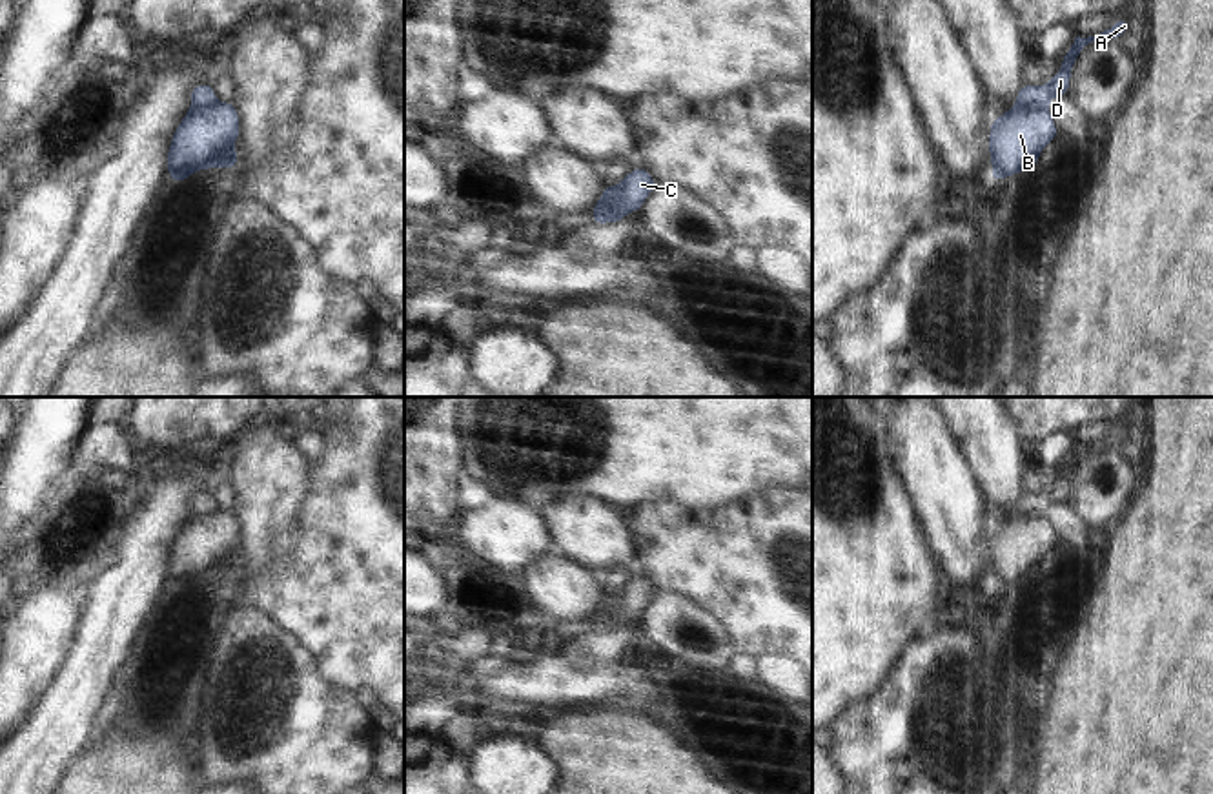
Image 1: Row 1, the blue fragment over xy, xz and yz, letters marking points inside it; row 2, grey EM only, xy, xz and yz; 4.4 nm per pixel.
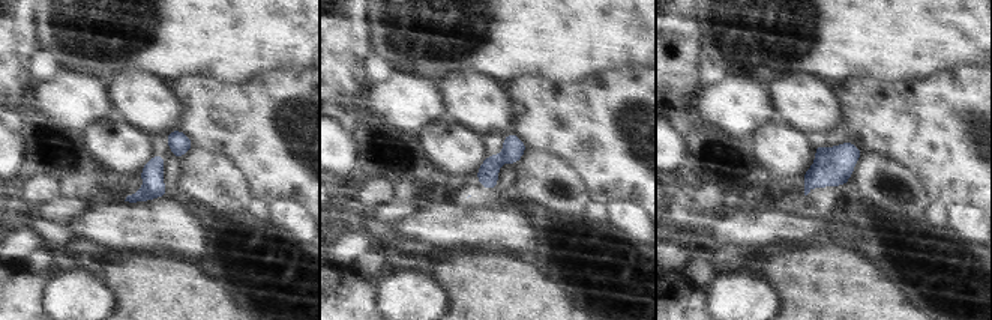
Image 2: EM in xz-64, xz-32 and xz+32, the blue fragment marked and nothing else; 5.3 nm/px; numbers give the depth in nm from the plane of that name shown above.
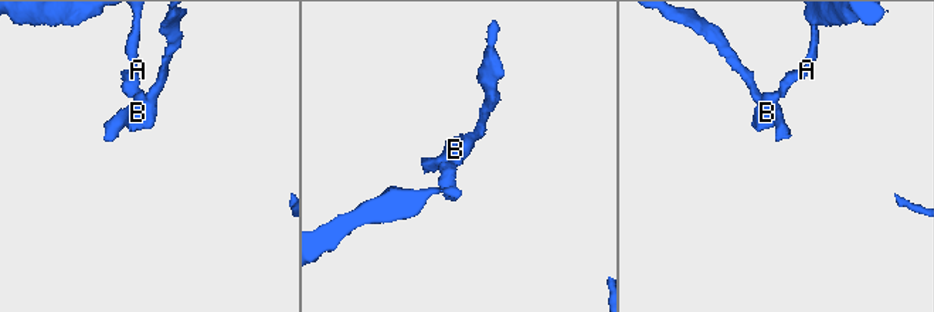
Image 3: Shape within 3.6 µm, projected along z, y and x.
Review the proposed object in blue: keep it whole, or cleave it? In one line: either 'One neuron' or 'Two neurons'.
Two neurons

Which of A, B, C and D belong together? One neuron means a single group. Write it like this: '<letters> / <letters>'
A D / B C

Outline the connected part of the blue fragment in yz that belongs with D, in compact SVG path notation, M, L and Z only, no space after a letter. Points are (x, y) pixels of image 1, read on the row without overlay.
M1100 443L1087 444L1087 446L1076 444L1069 459L1062 464L1060 479L1044 494L1036 495L1036 494L1024 492L1016 499L1016 514L1018 515L1047 515L1055 504L1067 503L1071 479L1078 463L1084 459L1087 452L1098 448L1098 444Z

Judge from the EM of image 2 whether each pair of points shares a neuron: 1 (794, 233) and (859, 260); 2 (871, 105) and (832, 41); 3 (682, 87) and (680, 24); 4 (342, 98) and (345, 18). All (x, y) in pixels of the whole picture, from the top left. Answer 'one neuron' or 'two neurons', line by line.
1: two neurons
2: two neurons
3: one neuron
4: one neuron

